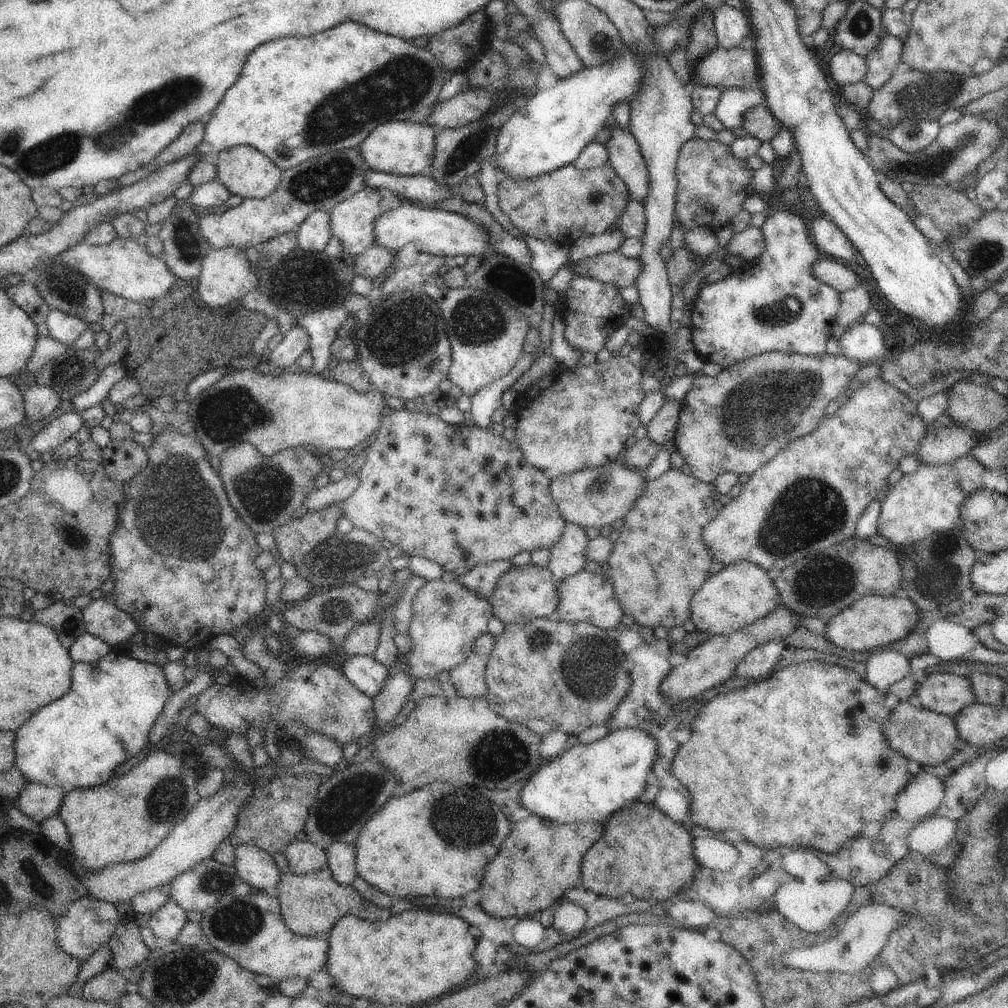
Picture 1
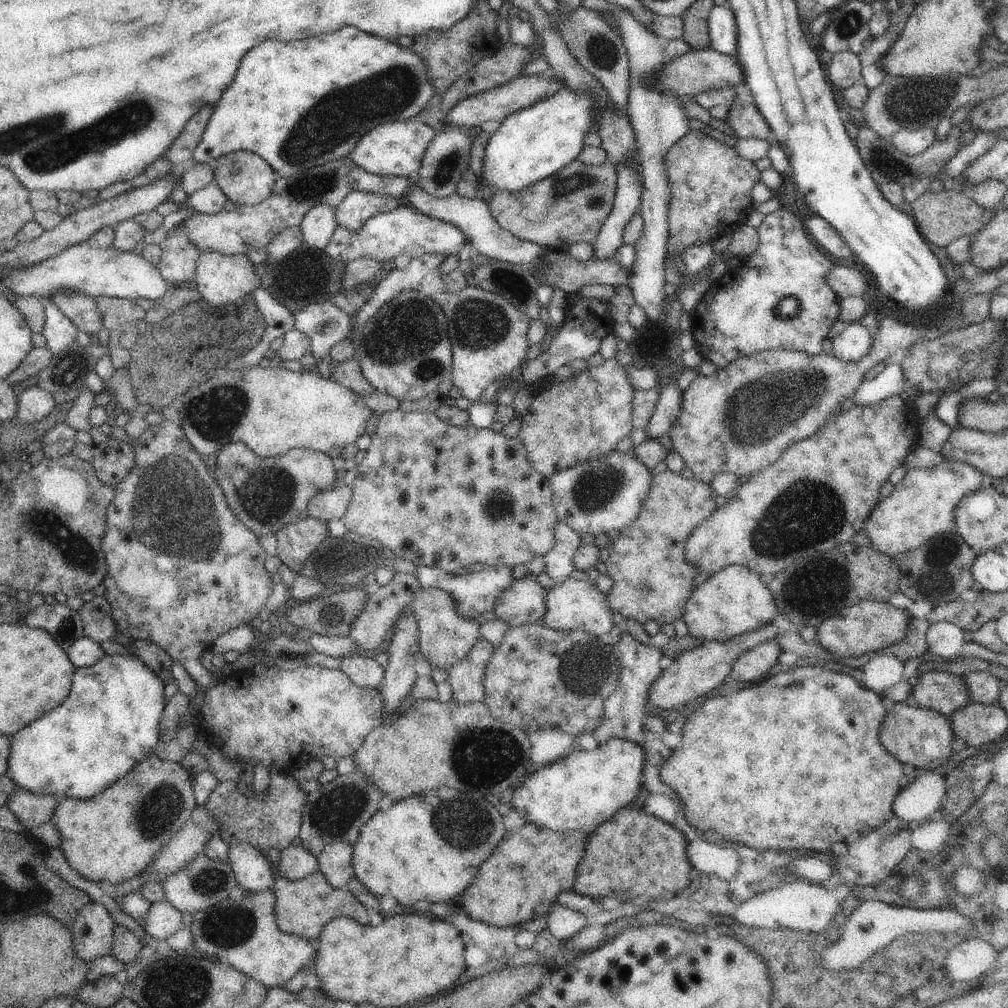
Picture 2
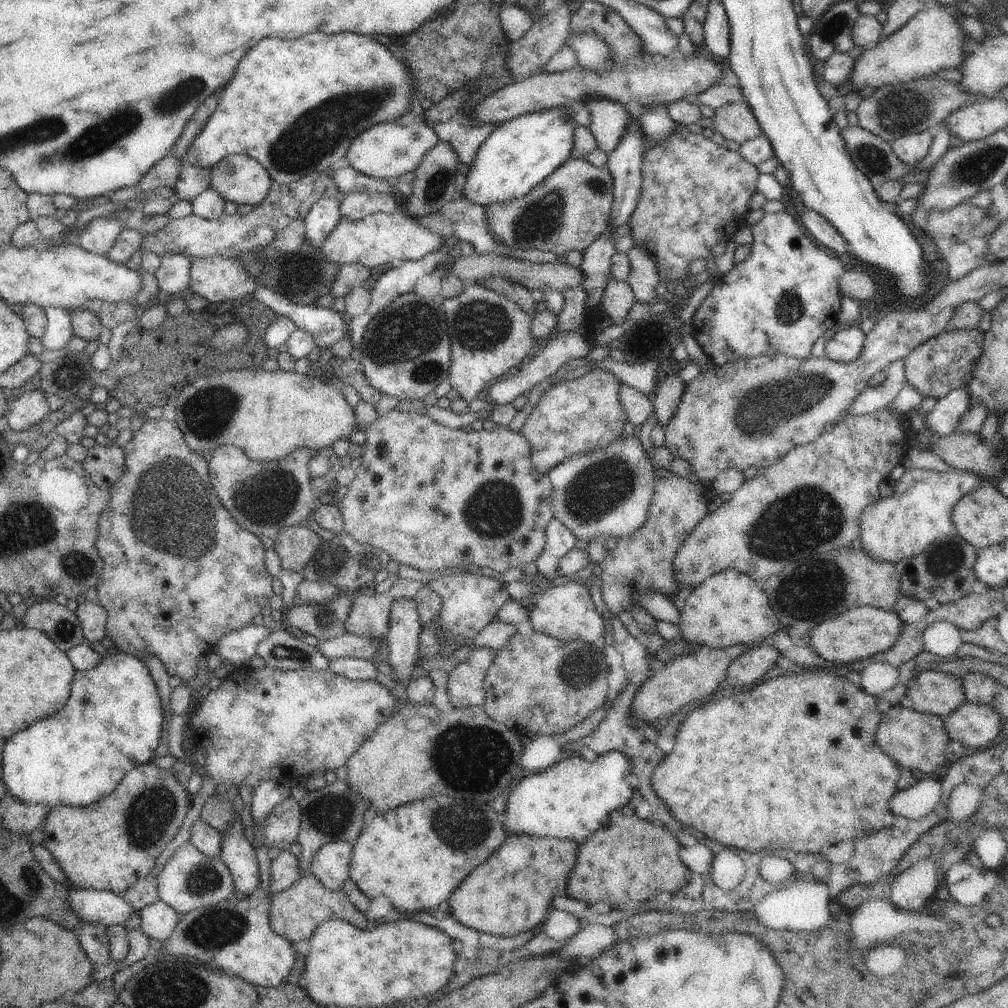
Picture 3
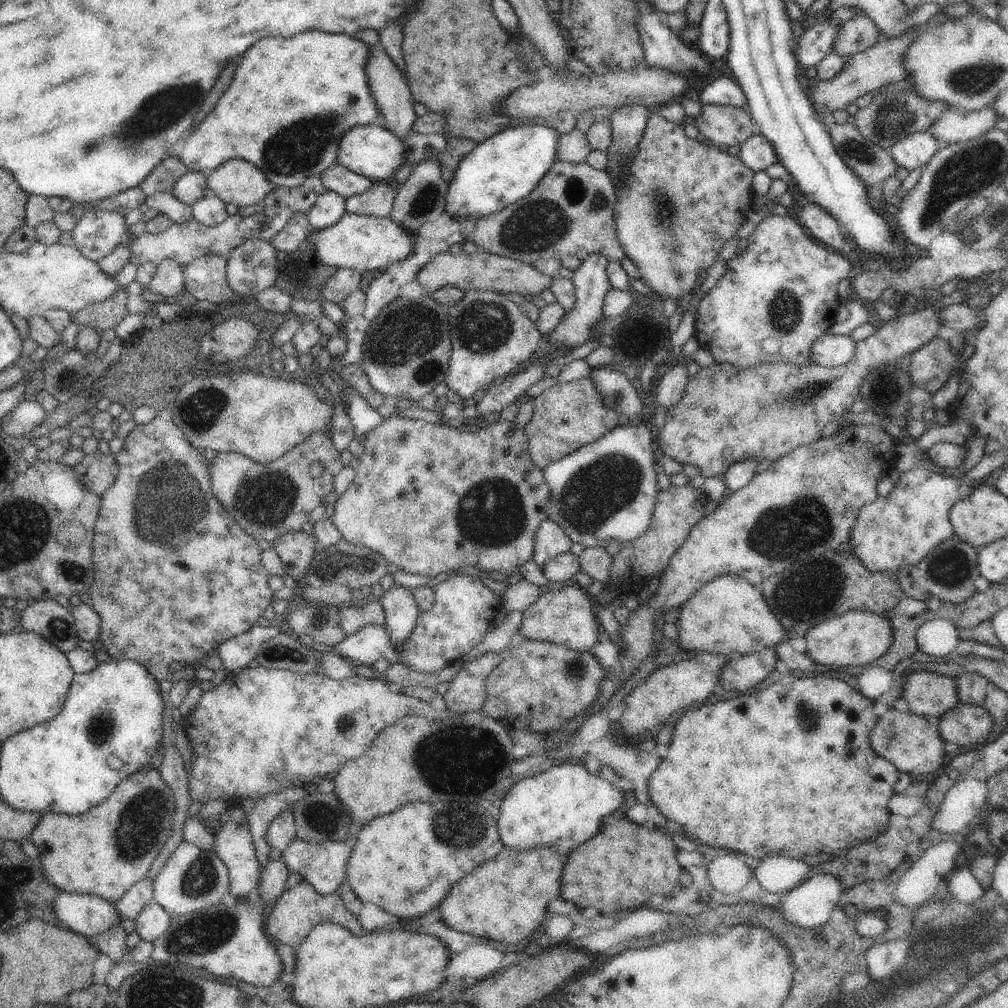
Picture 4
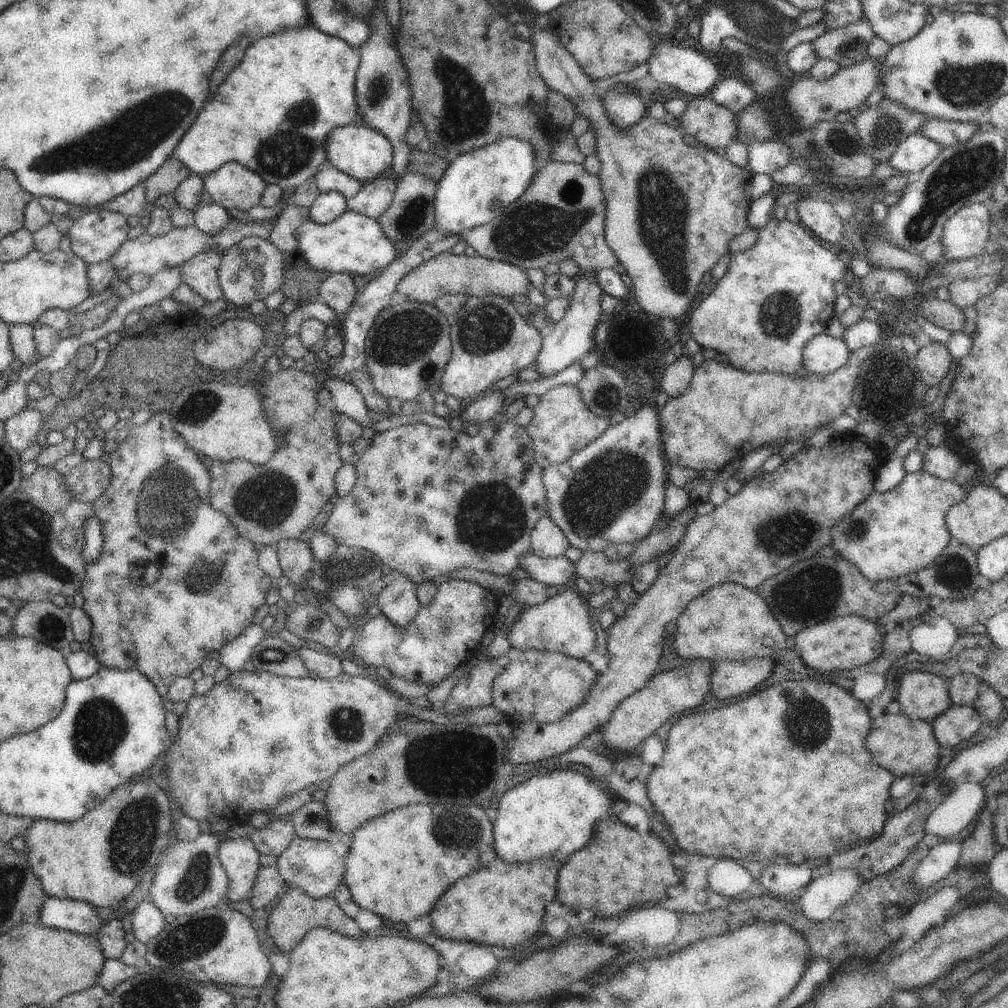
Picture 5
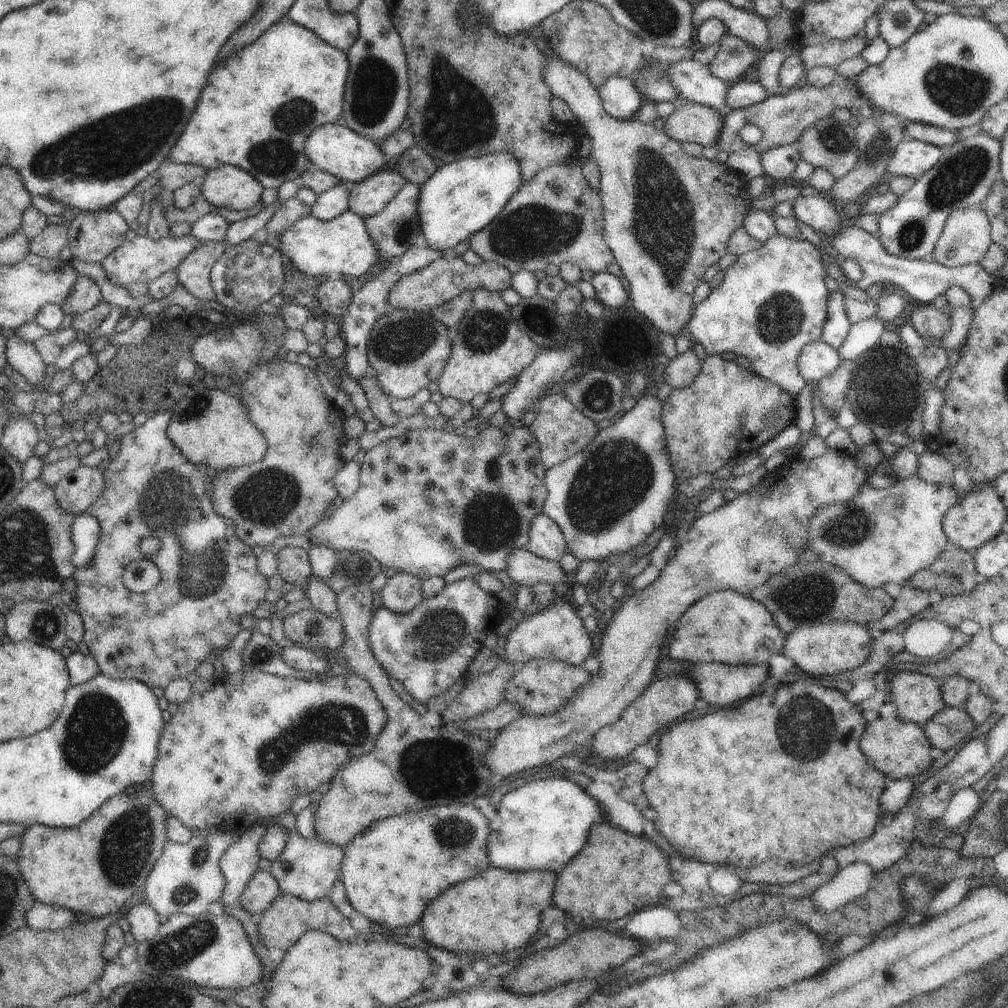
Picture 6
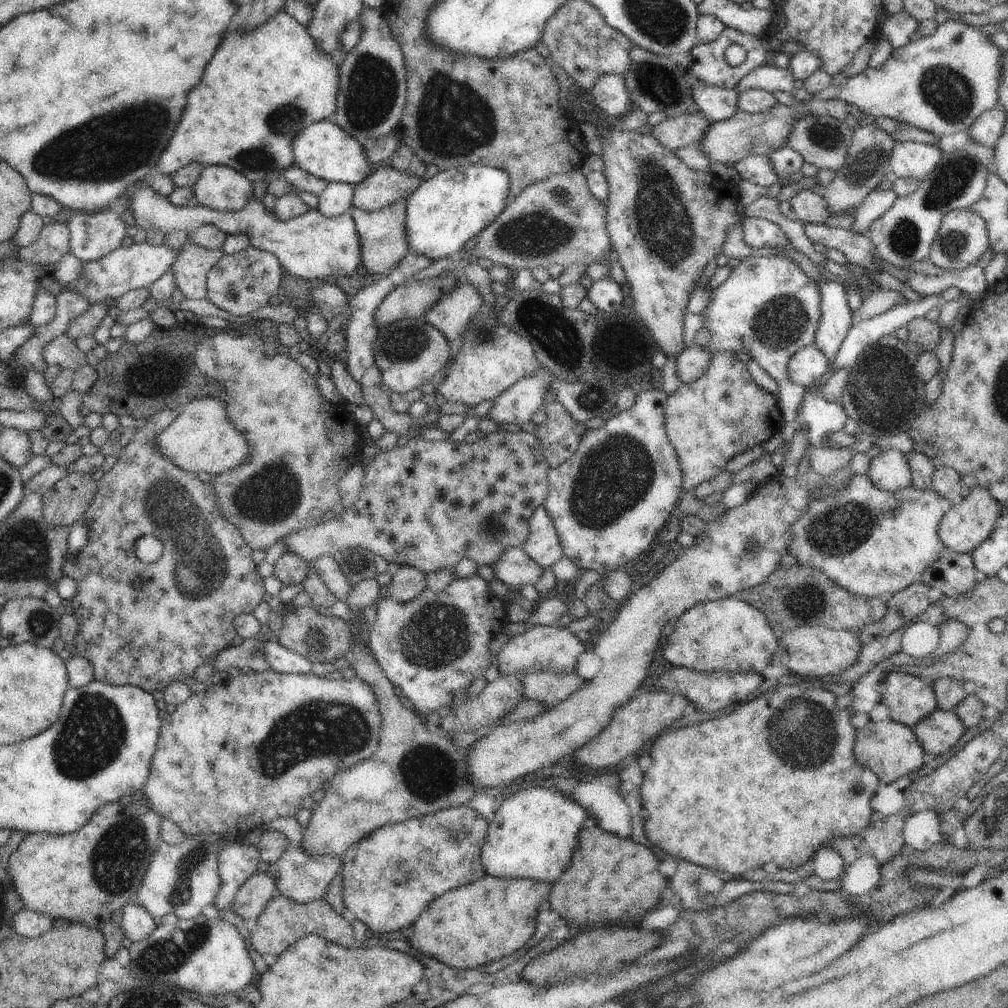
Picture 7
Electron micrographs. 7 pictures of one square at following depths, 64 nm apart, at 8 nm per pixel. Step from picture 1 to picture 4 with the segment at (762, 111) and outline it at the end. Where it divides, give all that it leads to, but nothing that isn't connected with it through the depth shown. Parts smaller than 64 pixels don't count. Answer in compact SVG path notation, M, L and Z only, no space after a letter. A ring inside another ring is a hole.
M702 104L702 110L698 116L693 117L692 124L698 128L700 139L725 149L741 145L750 136L757 134L757 127L752 120L747 108Z

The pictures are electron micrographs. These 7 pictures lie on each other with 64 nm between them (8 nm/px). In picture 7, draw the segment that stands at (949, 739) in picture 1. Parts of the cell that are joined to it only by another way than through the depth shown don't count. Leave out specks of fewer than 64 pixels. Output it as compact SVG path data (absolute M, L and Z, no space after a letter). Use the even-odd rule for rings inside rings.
M890 720L876 723L870 721L857 731L856 742L854 742L854 758L856 758L858 766L874 772L880 783L892 784L898 782L900 778L920 770L920 766L924 764L924 750L918 744L918 738L914 736L912 728Z

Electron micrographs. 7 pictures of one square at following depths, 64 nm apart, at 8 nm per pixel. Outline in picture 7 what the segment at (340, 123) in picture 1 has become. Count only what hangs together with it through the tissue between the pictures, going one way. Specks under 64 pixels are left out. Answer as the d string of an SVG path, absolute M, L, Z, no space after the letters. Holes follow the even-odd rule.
M280 10L252 32L228 34L210 60L200 84L190 92L182 124L174 130L152 173L172 176L190 163L222 165L242 172L248 180L266 182L280 177L280 172L294 167L292 142L314 122L332 118L336 112L336 94L340 67L328 52L318 52L316 40L294 16Z

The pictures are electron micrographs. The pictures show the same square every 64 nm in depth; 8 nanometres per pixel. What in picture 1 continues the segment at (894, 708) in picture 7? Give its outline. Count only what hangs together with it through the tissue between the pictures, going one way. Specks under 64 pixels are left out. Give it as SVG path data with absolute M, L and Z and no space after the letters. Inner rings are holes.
M952 673L927 675L915 694L922 708L953 718L977 701L970 679Z

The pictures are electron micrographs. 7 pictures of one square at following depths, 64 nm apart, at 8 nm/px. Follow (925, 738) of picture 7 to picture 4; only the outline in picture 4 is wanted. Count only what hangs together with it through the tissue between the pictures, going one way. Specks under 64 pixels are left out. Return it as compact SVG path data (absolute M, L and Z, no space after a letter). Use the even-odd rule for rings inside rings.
M958 704L941 715L938 732L945 744L980 746L980 742L993 737L990 730L994 719L982 705Z

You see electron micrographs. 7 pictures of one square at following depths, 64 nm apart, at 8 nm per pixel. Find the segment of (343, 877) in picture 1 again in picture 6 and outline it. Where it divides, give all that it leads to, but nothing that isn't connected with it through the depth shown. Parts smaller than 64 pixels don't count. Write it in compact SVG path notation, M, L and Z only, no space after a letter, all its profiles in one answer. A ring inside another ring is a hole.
M288 812L273 818L271 824L269 823L266 827L270 829L274 825L282 826L289 836L282 854L272 863L270 872L278 880L282 895L291 894L305 901L320 900L327 896L334 883L341 878L345 848L334 846L334 844L324 844L316 837L302 838L299 832L296 832L297 822L294 819L295 815Z

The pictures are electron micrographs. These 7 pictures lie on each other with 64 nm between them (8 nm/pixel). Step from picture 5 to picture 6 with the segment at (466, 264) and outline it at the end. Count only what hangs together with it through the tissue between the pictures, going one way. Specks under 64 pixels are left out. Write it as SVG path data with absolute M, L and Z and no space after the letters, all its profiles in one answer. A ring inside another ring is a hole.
M451 252L432 262L428 268L412 272L398 281L398 284L388 294L388 309L390 312L396 310L416 310L416 312L430 312L434 307L439 307L443 302L449 301L462 294L462 292L486 288L488 292L502 292L510 288L512 284L512 272L497 262L484 261L482 264L468 264L462 257L454 256Z

